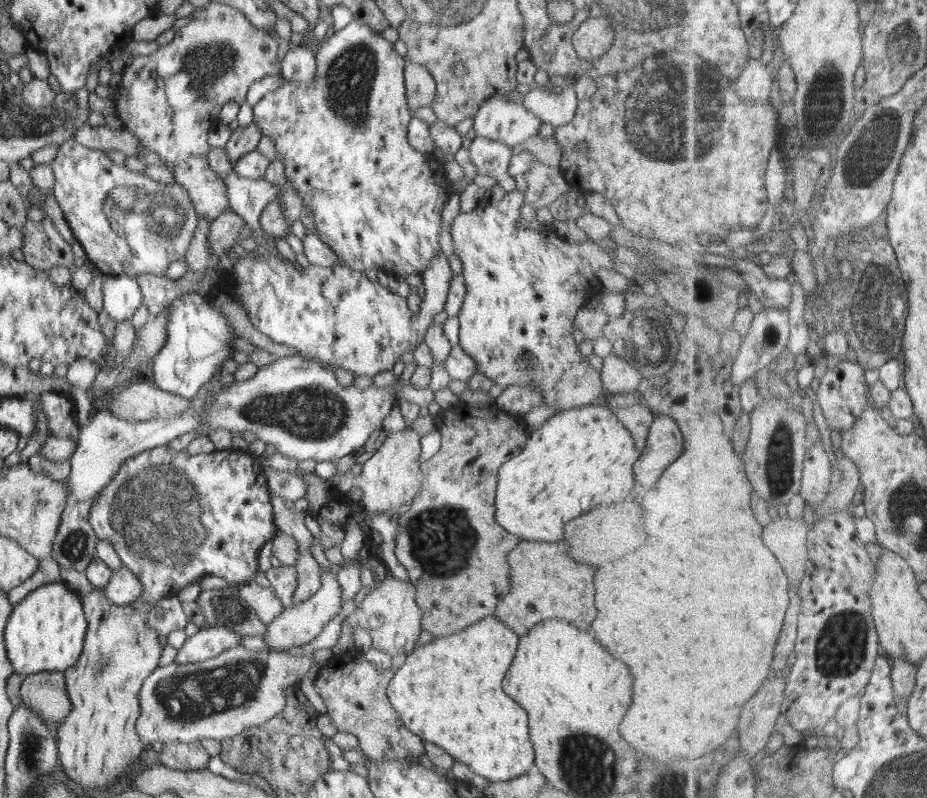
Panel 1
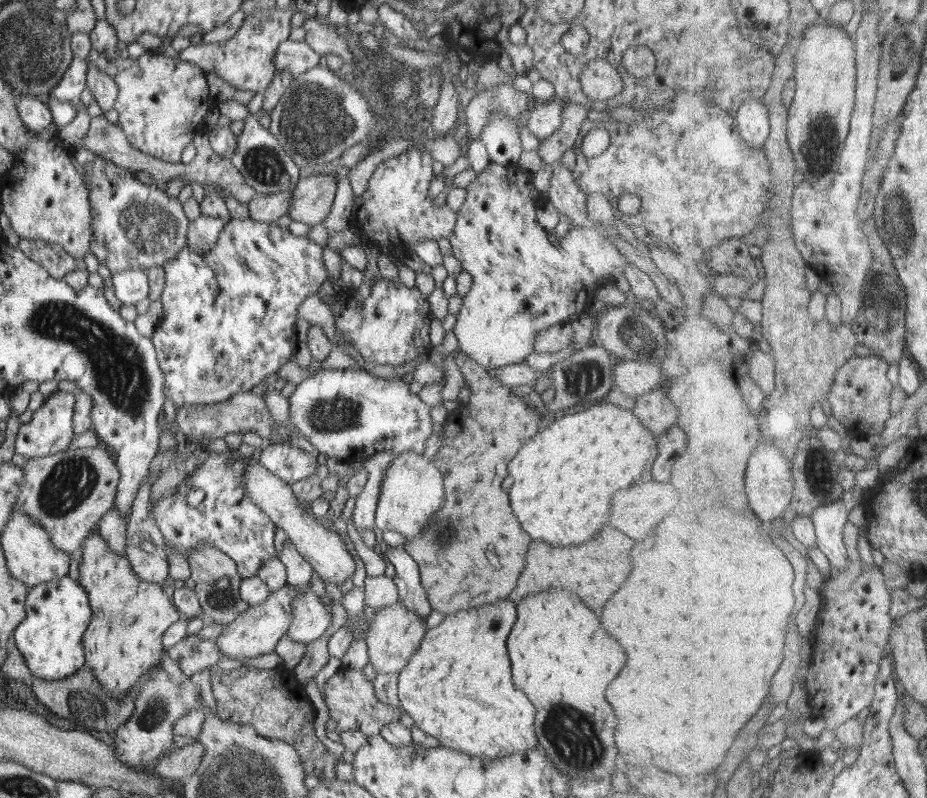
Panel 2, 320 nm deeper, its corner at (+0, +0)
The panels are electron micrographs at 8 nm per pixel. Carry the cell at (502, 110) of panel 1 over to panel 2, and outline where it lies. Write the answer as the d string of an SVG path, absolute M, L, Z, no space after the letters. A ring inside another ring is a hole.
M552 100L541 105L531 105L530 119L527 127L540 141L552 136L562 124L563 104L560 100Z

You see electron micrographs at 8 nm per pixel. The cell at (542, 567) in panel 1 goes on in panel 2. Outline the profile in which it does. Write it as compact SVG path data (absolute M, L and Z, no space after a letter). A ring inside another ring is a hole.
M607 526L601 532L600 538L584 542L580 546L552 546L552 544L540 544L532 540L527 551L527 562L521 575L517 578L517 585L506 596L516 606L516 600L520 600L532 592L540 592L544 588L574 588L582 602L586 602L588 608L592 608L598 616L602 614L604 602L620 588L624 578L628 578L632 562L628 558L628 552L632 550L634 540L616 534L616 529ZM592 574L592 578L590 578ZM592 596L592 606L590 606Z

